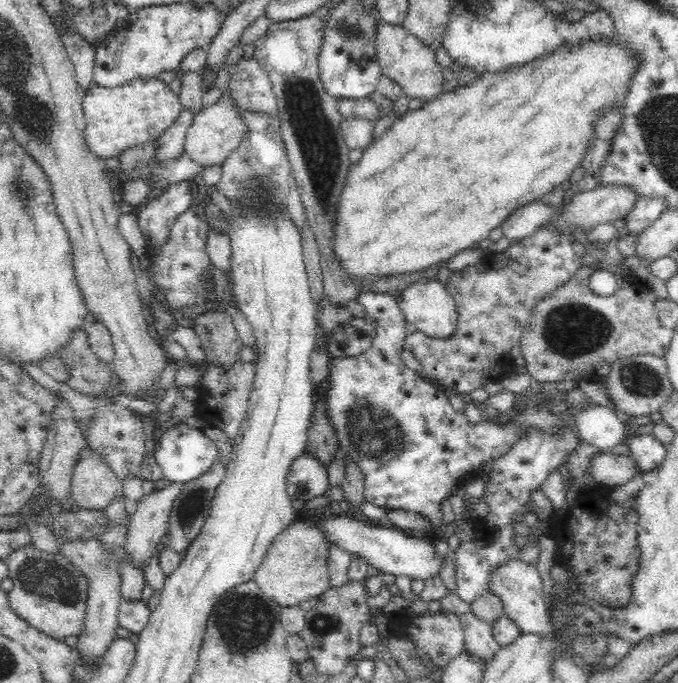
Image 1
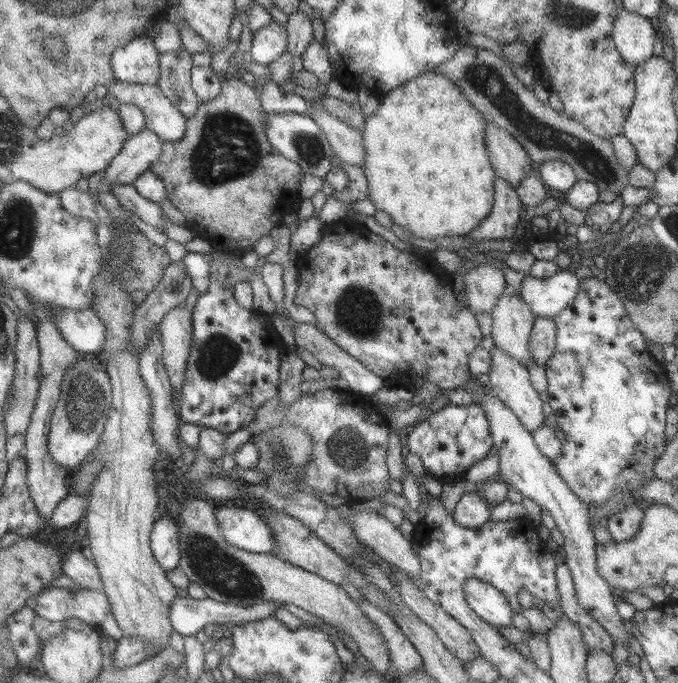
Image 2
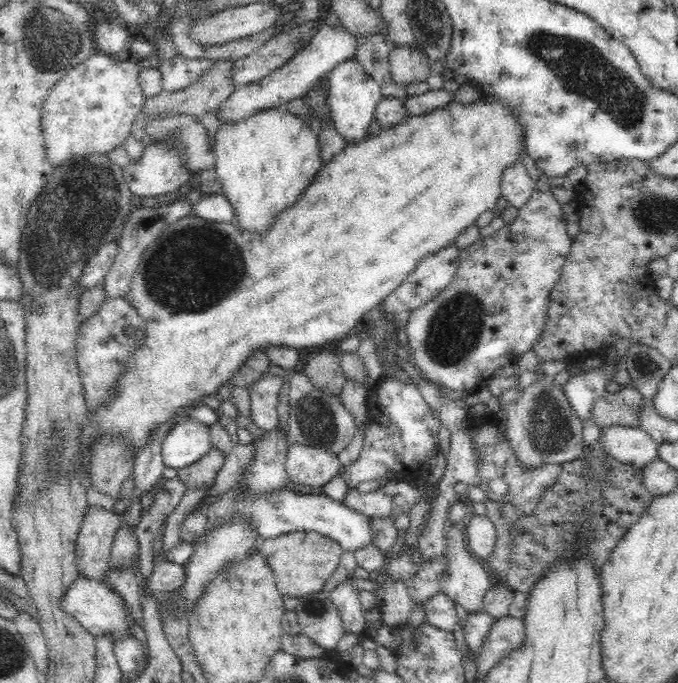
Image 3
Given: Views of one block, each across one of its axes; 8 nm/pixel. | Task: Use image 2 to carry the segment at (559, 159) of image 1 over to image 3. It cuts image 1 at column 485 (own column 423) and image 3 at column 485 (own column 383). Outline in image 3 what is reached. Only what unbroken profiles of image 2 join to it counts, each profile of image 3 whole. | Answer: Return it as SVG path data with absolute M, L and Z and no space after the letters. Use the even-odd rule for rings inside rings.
M481 95L478 100L468 104L454 100L448 106L431 110L427 114L410 115L400 123L382 129L376 136L368 136L360 142L347 144L339 154L320 167L314 180L302 191L298 200L290 208L280 212L275 221L261 233L242 229L240 225L236 225L234 220L230 222L207 221L194 214L166 225L142 253L138 268L131 278L129 291L125 296L143 318L143 336L136 340L137 347L123 364L123 371L117 378L107 403L96 407L91 413L87 413L85 425L81 428L79 447L84 456L86 477L90 478L91 474L92 444L102 434L111 434L115 438L121 438L136 458L140 448L148 442L148 438L154 434L156 428L160 428L164 422L170 422L170 420L178 420L178 422L185 420L184 414L194 404L205 404L203 398L206 396L216 395L218 389L234 376L234 372L237 372L254 350L264 351L266 346L286 346L297 349L307 346L323 346L357 331L364 314L384 302L384 298L392 294L393 290L396 290L405 281L405 278L416 270L418 264L422 262L422 258L430 256L429 254L455 241L462 230L474 225L482 212L496 208L496 200L501 196L499 184L503 170L520 158L519 152L526 148L525 134L524 129L518 125L514 110L506 108L499 98L495 100L493 97Z

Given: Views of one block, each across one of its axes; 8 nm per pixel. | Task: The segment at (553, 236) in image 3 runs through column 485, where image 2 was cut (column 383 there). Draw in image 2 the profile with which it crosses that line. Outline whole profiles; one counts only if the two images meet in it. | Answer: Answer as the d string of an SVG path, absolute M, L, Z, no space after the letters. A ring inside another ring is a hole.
M345 218L341 222L324 224L322 226L322 238L318 240L318 244L314 244L310 250L307 250L308 254L304 256L306 260L306 268L298 268L300 270L300 280L298 280L298 288L293 302L300 308L309 309L314 316L318 324L324 329L326 335L328 335L342 350L348 352L348 354L360 361L368 370L372 370L374 374L378 374L380 378L390 383L397 383L403 385L406 388L415 390L424 381L434 384L437 393L450 392L459 387L462 388L468 379L471 377L469 370L469 356L480 346L482 342L482 331L478 324L478 319L474 316L474 312L464 307L458 299L456 299L454 290L451 290L450 275L442 266L437 263L437 260L432 256L432 253L424 254L420 256L416 251L408 252L408 250L399 250L394 245L375 232L372 232L368 227L360 222L352 220L352 218Z

